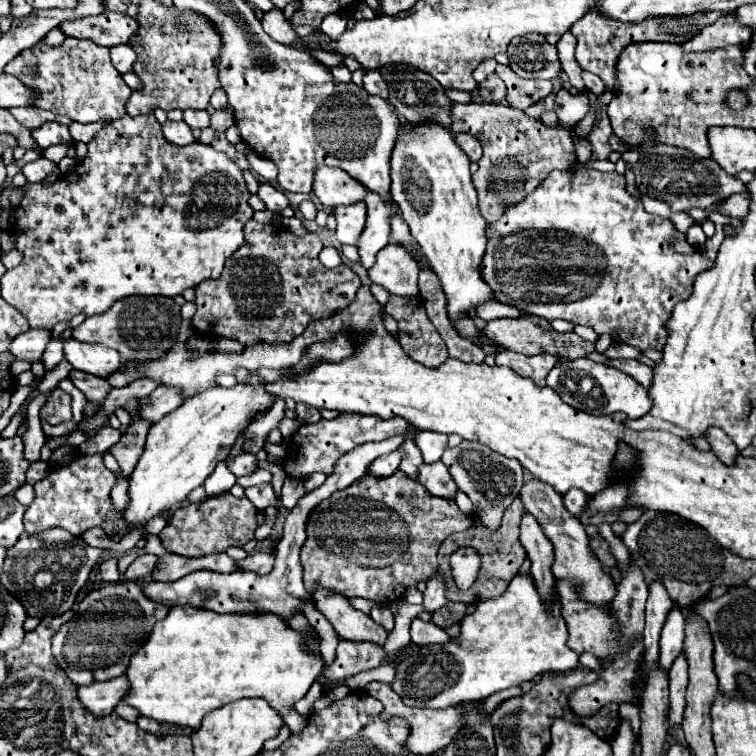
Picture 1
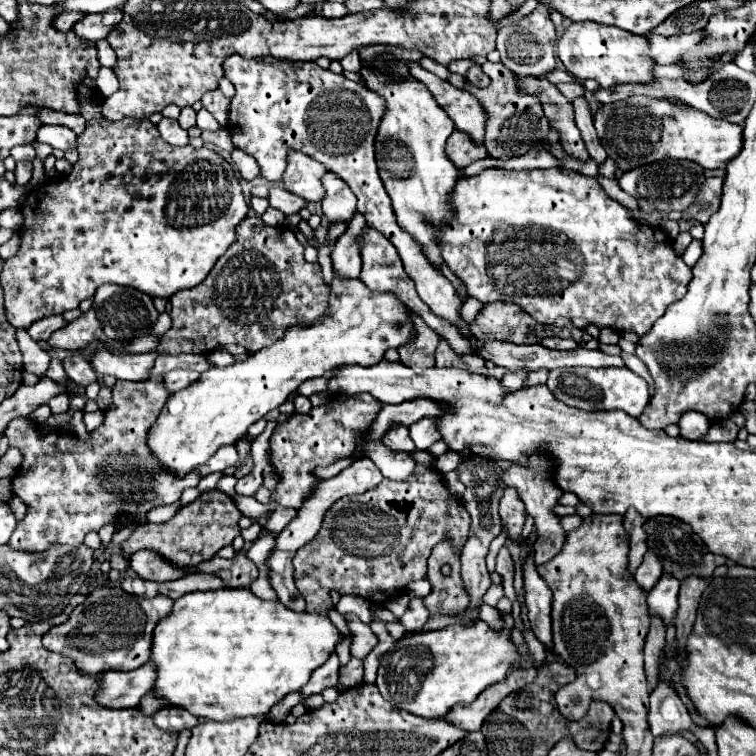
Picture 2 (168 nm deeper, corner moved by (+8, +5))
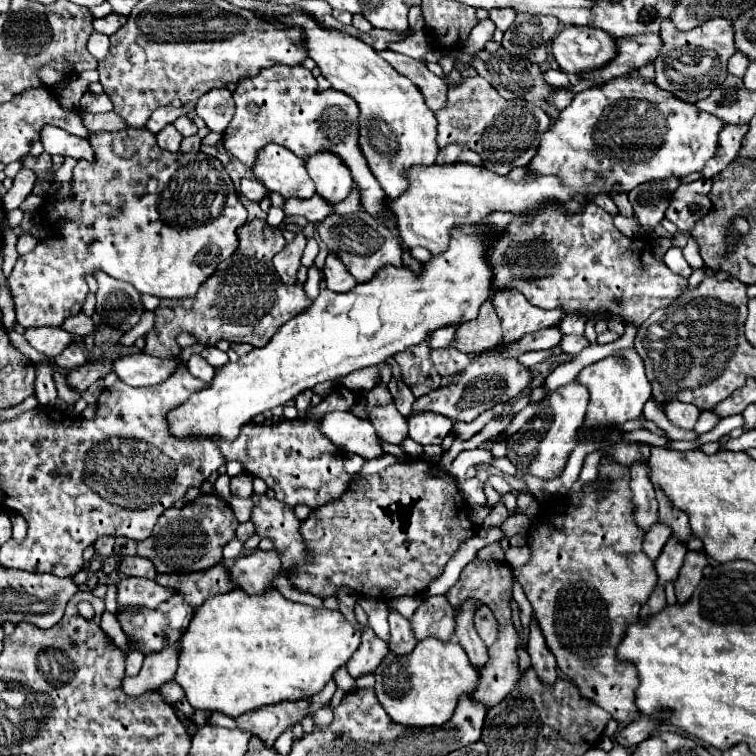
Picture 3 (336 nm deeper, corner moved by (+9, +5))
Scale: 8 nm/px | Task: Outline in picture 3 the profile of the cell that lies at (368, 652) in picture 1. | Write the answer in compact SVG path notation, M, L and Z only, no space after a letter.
M329 681L325 689L309 699L309 701L295 701L293 705L267 705L249 713L243 713L239 717L229 717L225 713L211 713L209 723L219 725L219 727L237 727L243 731L249 731L253 737L261 739L267 747L275 743L275 739L287 729L299 723L303 717L313 715L317 709L327 705L335 693L335 681Z

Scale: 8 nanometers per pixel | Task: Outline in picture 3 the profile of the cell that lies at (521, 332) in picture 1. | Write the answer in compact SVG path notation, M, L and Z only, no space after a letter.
M485 301L479 309L479 317L459 325L455 329L453 347L467 355L479 355L501 343L501 321L493 313L491 301Z

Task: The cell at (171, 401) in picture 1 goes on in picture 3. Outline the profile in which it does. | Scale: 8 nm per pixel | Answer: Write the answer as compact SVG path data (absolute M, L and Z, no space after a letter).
M193 353L191 355L191 359L187 361L187 369L193 373L193 377L197 377L197 379L201 379L201 381L211 381L213 379L213 375L215 375L215 367L211 367L201 355L197 355L197 353Z

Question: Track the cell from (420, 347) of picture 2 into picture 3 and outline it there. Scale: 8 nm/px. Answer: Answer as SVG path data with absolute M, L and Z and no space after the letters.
M415 345L403 353L397 353L395 357L401 367L403 383L413 391L415 397L427 395L429 391L441 387L441 377L435 371L429 353L429 345Z

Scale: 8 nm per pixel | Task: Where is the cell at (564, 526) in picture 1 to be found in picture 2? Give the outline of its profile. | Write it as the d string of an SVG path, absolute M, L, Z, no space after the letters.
M534 457L534 461L530 461L530 465L522 467L522 465L512 465L506 471L506 485L508 487L516 487L520 499L526 505L528 515L534 519L534 527L536 527L536 565L542 565L546 561L550 561L552 557L556 557L564 543L566 543L566 531L560 525L560 517L554 513L554 507L558 505L558 499L562 497L560 489L554 489L554 485L550 485L550 481L546 481L546 477L542 477L542 469L546 469L546 465L542 465L542 461L538 461L538 457Z

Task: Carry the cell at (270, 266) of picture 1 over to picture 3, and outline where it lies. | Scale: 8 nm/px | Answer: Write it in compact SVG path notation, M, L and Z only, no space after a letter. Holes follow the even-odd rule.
M253 219L237 231L237 237L237 253L217 267L217 273L201 285L193 301L161 299L155 309L155 325L145 335L145 353L161 359L181 355L175 337L183 331L195 335L203 345L215 345L217 339L227 339L229 343L251 343L253 347L263 347L283 323L311 305L303 285L281 285L281 281L277 281L277 271L273 269L271 259L285 247L279 227L271 227L263 219ZM211 319L217 319L217 331L211 331Z

